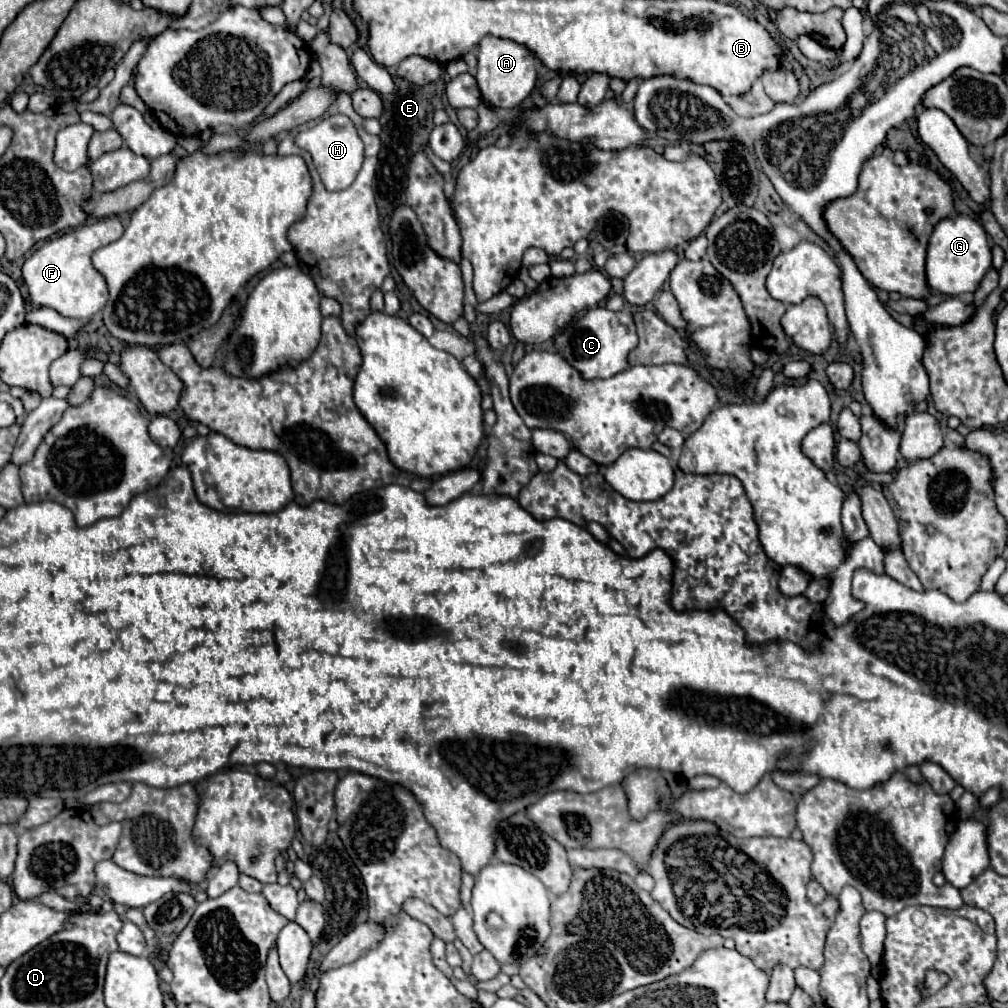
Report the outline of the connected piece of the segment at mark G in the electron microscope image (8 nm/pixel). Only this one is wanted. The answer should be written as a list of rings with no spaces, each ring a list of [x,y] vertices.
[[[969,216],[941,220],[929,240],[927,250],[927,286],[945,296],[975,292],[985,272],[991,268],[991,248],[983,226]]]

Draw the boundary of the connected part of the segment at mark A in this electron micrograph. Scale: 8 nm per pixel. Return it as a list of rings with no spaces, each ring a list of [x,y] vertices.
[[[485,36],[479,42],[477,60],[479,64],[475,78],[485,104],[489,104],[491,108],[517,108],[523,100],[531,96],[537,82],[537,72],[535,72],[535,56],[525,46],[513,40]]]

